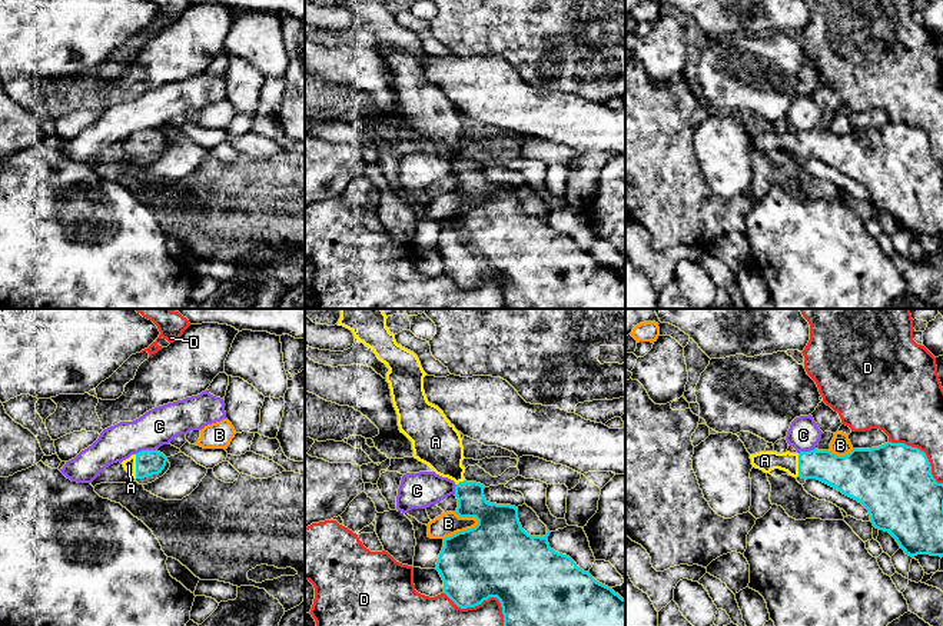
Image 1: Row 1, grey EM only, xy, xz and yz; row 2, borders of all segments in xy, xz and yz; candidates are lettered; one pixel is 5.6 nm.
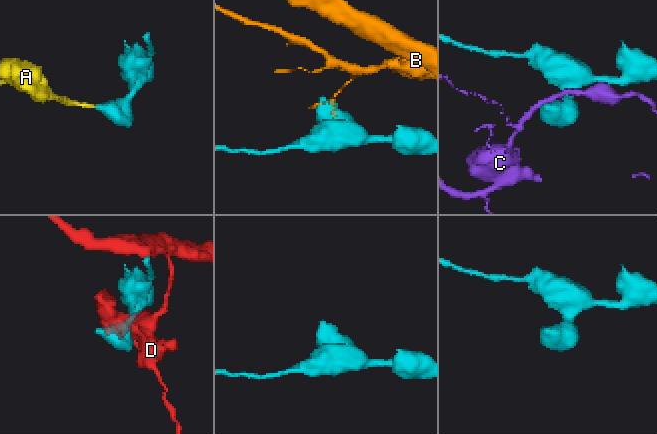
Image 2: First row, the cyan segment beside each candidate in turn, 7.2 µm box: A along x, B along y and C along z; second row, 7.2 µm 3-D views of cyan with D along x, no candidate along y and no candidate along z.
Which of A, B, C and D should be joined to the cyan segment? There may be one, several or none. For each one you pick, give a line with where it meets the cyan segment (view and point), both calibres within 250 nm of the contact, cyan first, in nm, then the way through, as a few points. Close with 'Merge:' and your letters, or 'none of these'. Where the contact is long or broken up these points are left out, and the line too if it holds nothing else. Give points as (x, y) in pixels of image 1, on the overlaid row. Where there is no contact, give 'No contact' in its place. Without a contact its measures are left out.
A: Touches cyan at xy (136, 466). Thickness 140 nm (cyan) against 70 nm. Path across: xy (148, 462), (136, 466), (129, 465)
Merge: A

